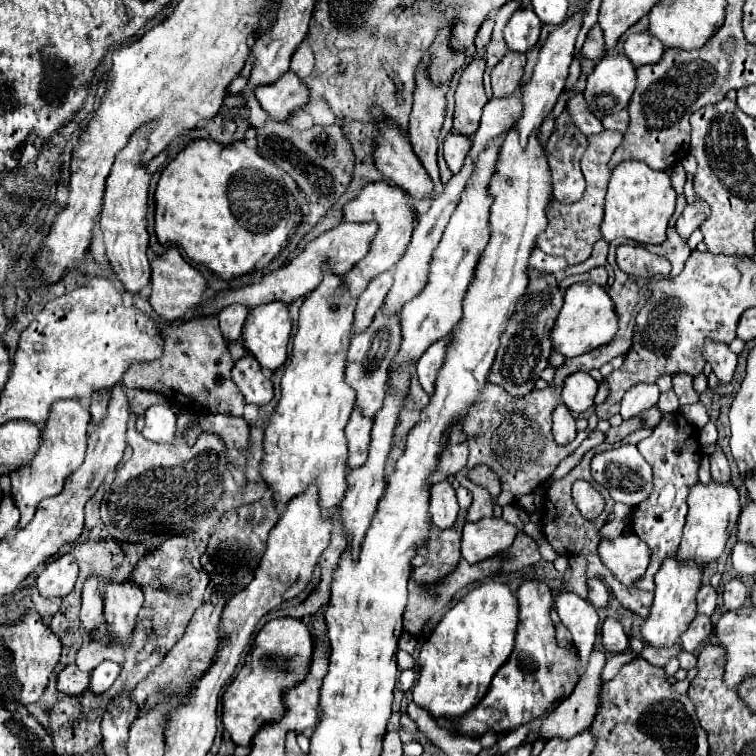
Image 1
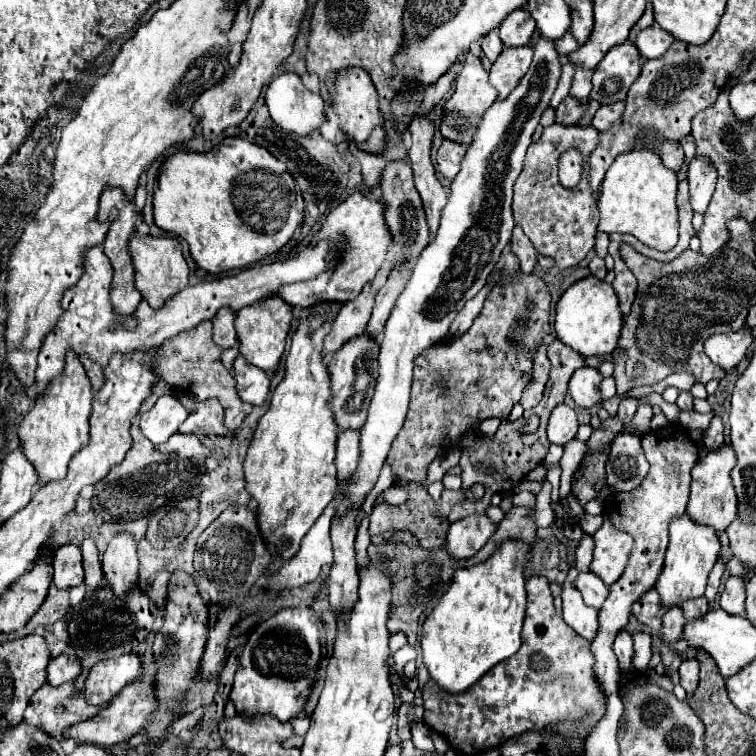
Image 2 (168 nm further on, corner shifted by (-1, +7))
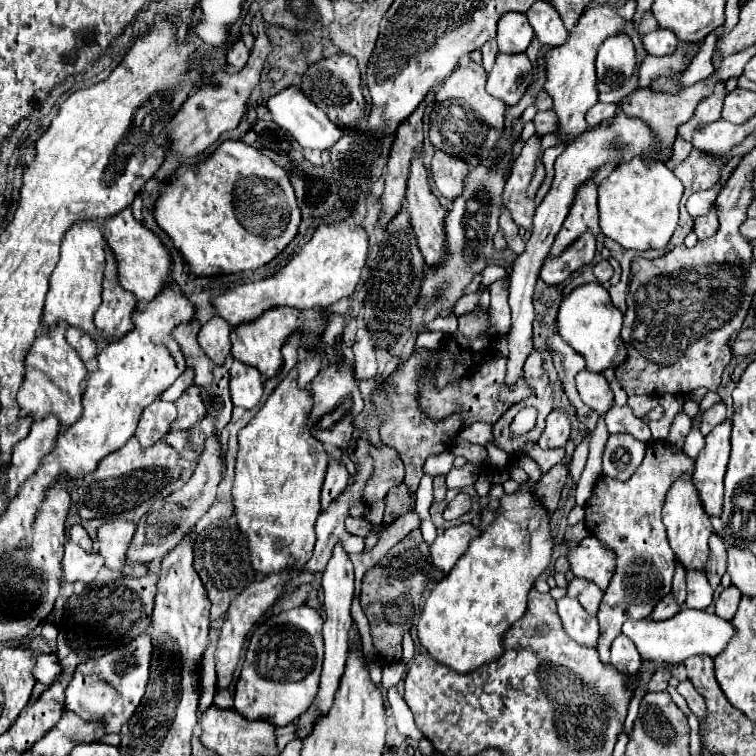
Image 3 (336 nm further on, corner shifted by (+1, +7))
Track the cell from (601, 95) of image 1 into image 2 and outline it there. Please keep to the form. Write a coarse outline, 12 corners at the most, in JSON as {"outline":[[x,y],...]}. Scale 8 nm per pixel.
{"outline":[[624,42],[592,76],[590,100],[614,104],[640,76],[640,54]]}

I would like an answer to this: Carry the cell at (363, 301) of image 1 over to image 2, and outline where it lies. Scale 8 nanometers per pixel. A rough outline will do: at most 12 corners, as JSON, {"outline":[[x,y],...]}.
{"outline":[[366,284],[346,302],[324,340],[332,354],[350,338],[364,334],[372,316],[374,292]]}

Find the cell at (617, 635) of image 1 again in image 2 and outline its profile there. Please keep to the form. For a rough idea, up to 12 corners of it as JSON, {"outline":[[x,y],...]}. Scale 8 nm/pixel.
{"outline":[[622,630],[614,642],[620,670],[632,670],[632,636]]}

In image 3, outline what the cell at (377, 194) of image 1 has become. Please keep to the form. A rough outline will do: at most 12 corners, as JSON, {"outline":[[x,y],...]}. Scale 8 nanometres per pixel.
{"outline":[[352,216],[320,226],[274,276],[212,306],[236,328],[264,312],[352,296],[368,236]]}

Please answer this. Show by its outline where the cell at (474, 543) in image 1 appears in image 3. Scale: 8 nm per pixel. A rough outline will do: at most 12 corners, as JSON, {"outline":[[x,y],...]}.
{"outline":[[472,524],[446,528],[430,544],[430,562],[448,574],[480,534]]}

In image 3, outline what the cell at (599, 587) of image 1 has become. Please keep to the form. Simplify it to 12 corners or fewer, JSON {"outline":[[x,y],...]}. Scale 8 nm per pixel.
{"outline":[[584,578],[570,580],[568,596],[596,616],[602,592]]}

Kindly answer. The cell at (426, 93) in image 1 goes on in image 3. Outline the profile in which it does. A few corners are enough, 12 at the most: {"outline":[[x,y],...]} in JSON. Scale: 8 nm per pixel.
{"outline":[[422,156],[412,162],[406,208],[428,268],[446,256],[446,212]]}

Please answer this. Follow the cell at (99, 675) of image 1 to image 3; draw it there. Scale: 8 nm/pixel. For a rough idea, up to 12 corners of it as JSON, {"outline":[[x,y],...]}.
{"outline":[[150,636],[78,664],[64,712],[118,734],[144,696]]}

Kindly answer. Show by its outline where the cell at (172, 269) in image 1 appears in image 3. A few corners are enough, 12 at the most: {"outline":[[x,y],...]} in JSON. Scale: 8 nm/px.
{"outline":[[130,208],[104,220],[118,284],[152,300],[170,254]]}

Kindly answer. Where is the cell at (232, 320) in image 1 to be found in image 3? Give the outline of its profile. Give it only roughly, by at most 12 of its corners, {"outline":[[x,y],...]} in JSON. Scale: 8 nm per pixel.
{"outline":[[214,316],[198,344],[214,364],[230,354],[230,324]]}

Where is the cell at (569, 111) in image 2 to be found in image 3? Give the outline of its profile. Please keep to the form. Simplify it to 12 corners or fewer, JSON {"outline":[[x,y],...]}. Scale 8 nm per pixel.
{"outline":[[552,110],[534,116],[536,136],[554,132],[556,116]]}

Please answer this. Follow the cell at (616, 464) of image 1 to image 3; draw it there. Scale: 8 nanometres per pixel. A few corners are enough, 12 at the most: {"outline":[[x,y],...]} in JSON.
{"outline":[[612,434],[604,474],[628,480],[644,460],[646,444]]}

